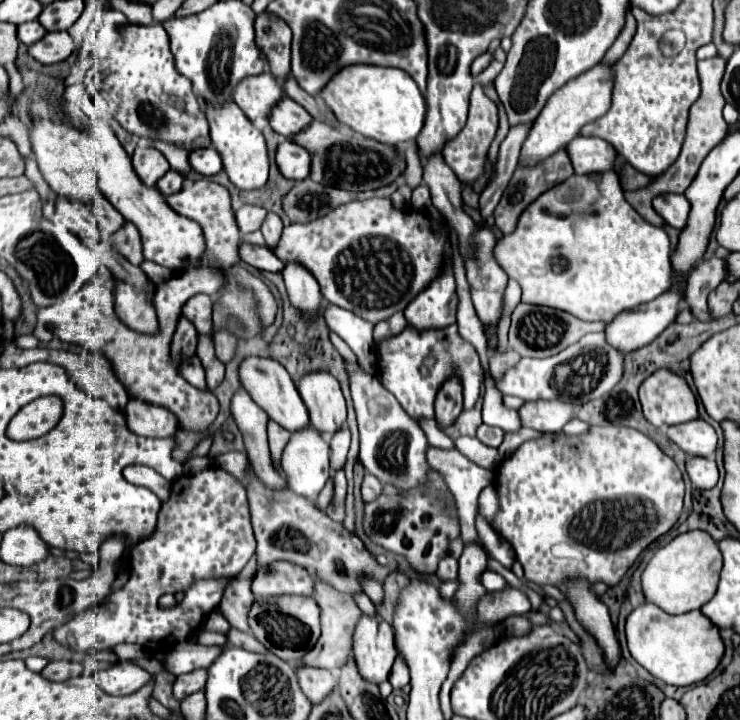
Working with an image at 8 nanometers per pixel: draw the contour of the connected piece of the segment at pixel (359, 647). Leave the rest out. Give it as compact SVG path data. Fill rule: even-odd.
M380 614L360 616L354 630L354 658L366 680L380 684L388 678L396 660L396 648L392 628Z

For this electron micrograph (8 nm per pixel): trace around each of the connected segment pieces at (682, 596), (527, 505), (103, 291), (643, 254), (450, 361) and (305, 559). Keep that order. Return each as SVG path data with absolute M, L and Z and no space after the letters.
M702 530L678 534L672 542L658 548L642 572L642 592L646 602L660 606L668 614L686 614L704 606L716 592L722 556L716 540Z
M592 426L590 432L584 436L546 434L544 438L528 440L510 458L500 462L496 476L494 476L494 486L496 486L496 494L498 494L498 512L492 520L494 532L510 542L514 554L516 554L516 560L524 566L524 576L528 582L552 584L552 586L556 586L558 582L562 582L568 576L580 576L580 574L590 582L602 580L608 586L616 586L622 580L622 576L626 574L626 570L634 564L638 554L650 542L654 542L658 536L666 534L678 522L680 512L682 512L682 500L684 500L684 482L682 482L682 474L680 474L676 462L670 456L666 456L648 436L644 436L642 432L638 432L634 428L624 428L624 426L606 426L606 428Z
M94 276L66 304L40 308L38 322L46 324L54 332L54 336L58 336L64 342L80 344L82 348L88 350L96 350L98 346L100 352L104 352L104 356L114 364L114 370L130 396L168 408L170 412L176 414L178 422L182 426L188 426L190 430L206 430L218 414L218 400L212 392L202 392L190 386L180 374L180 364L170 354L170 342L178 326L182 306L184 306L184 280L182 282L174 280L174 284L160 284L154 296L158 332L156 334L136 332L116 318L112 290L104 286L100 276Z
M606 170L606 172L596 172L596 174L588 174L588 176L572 176L562 184L556 184L552 190L544 192L540 198L536 198L536 202L532 202L532 206L528 206L528 210L524 210L524 214L520 216L520 222L516 226L516 230L508 236L504 236L496 248L494 248L494 256L498 260L498 264L504 268L504 272L518 280L522 286L522 302L528 304L540 304L540 306L550 306L550 308L558 308L564 312L570 312L572 316L586 320L586 322L610 322L616 314L624 312L624 310L632 310L644 302L650 302L654 298L658 298L660 294L668 292L674 286L674 268L670 264L670 238L666 234L664 228L660 226L652 226L650 222L646 222L624 198L624 190L620 186L620 178L614 170Z
M456 324L440 330L416 330L412 326L406 326L400 334L376 344L378 380L388 392L396 396L404 412L416 422L420 422L422 418L434 418L436 392L452 372L456 372L462 378L464 408L470 410L478 400L484 372L476 350L472 348L472 344L460 338Z
M258 478L246 486L252 528L256 536L256 572L260 568L270 566L272 562L286 560L308 570L314 570L320 580L328 580L334 588L346 594L360 592L360 584L356 582L358 574L372 574L382 580L386 576L386 568L378 566L374 556L366 552L362 540L348 532L342 524L332 522L324 512L320 512L314 502L296 496L294 492L274 492L268 490Z

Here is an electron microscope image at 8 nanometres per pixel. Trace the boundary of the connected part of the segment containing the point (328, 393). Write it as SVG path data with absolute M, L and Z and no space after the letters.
M326 370L304 374L298 382L298 392L308 406L310 424L320 434L334 434L346 422L346 402L340 382Z

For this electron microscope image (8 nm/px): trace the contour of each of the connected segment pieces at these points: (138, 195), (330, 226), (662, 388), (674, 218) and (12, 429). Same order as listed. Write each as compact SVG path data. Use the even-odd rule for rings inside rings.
M122 146L108 150L102 154L108 158L108 162L98 160L96 162L96 176L98 186L102 194L112 202L112 206L130 222L136 222L140 236L142 236L142 254L144 260L152 260L160 266L170 268L184 268L192 260L198 260L204 254L204 236L196 222L176 214L168 204L164 202L164 196L158 190L152 190L148 186L142 186L140 178L136 176L130 156Z
M370 198L356 200L344 206L338 206L324 218L318 218L308 224L290 224L282 230L280 242L276 244L276 256L284 262L296 260L304 264L318 280L322 296L326 302L346 308L360 318L376 324L398 310L404 310L406 304L440 272L442 262L442 238L432 232L428 226L430 220L424 212L408 210L400 212L392 206L390 198Z
M656 370L640 386L644 418L660 426L676 426L698 418L698 406L686 380L670 370Z
M660 194L652 200L654 210L664 218L666 224L682 230L688 222L690 202L684 194Z
M56 396L38 398L30 404L26 404L8 424L6 435L11 440L26 441L30 438L38 438L40 434L46 434L52 430L54 422L58 422L62 416L62 402Z

